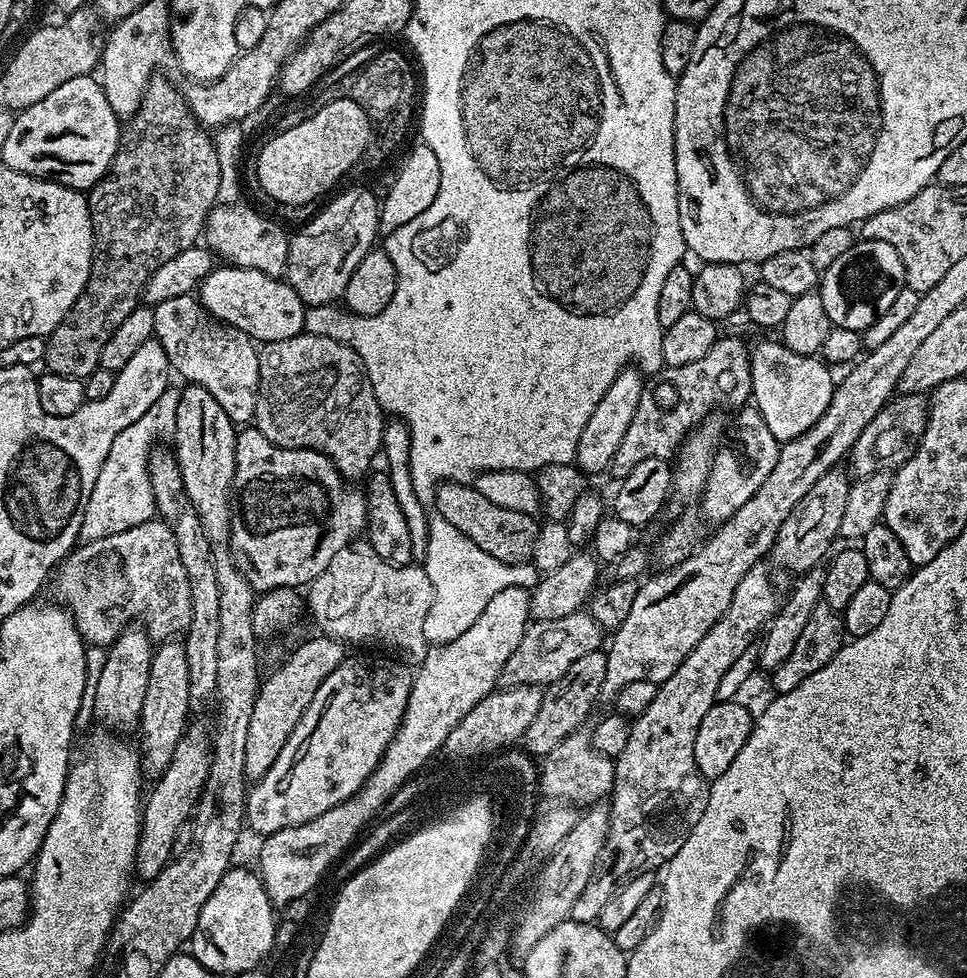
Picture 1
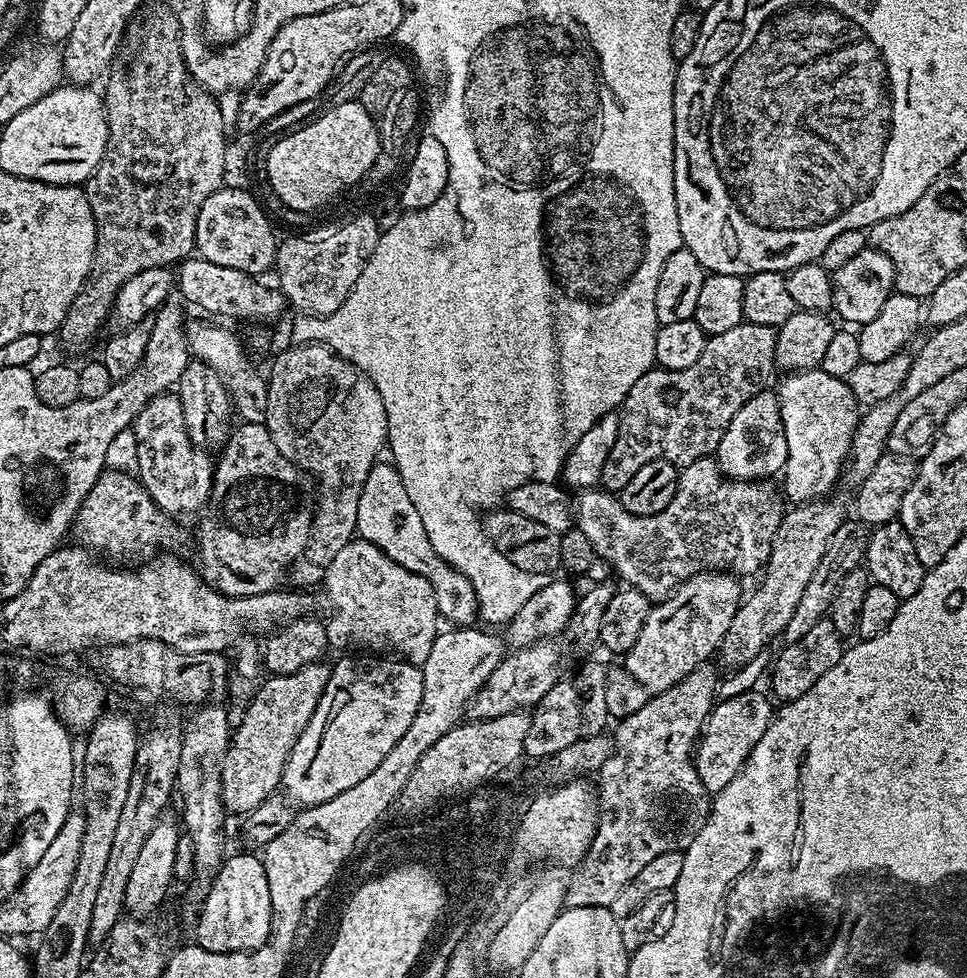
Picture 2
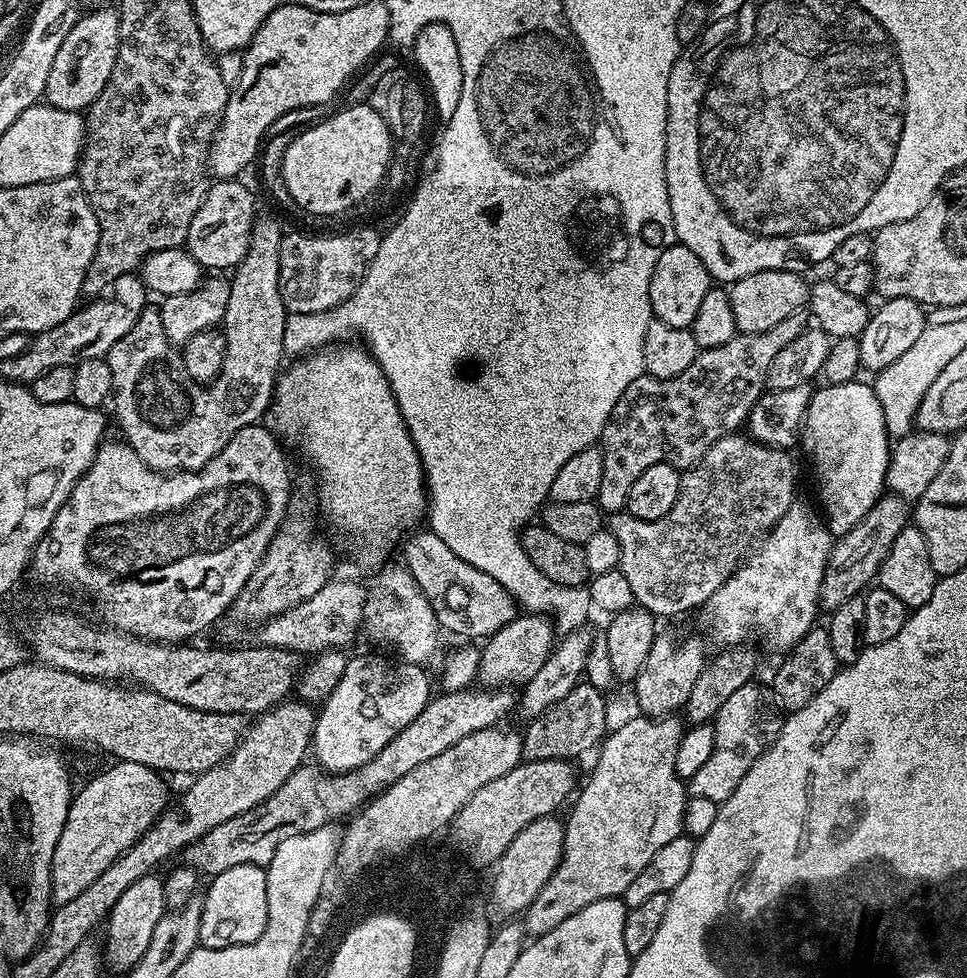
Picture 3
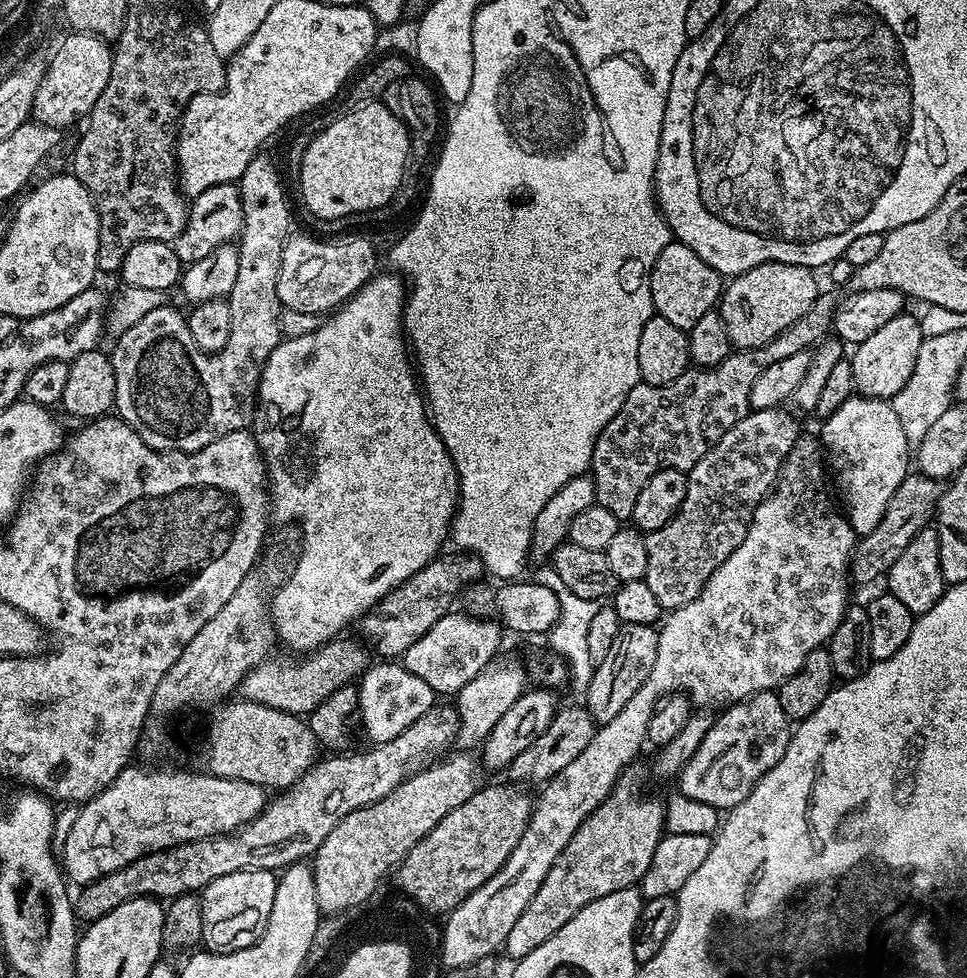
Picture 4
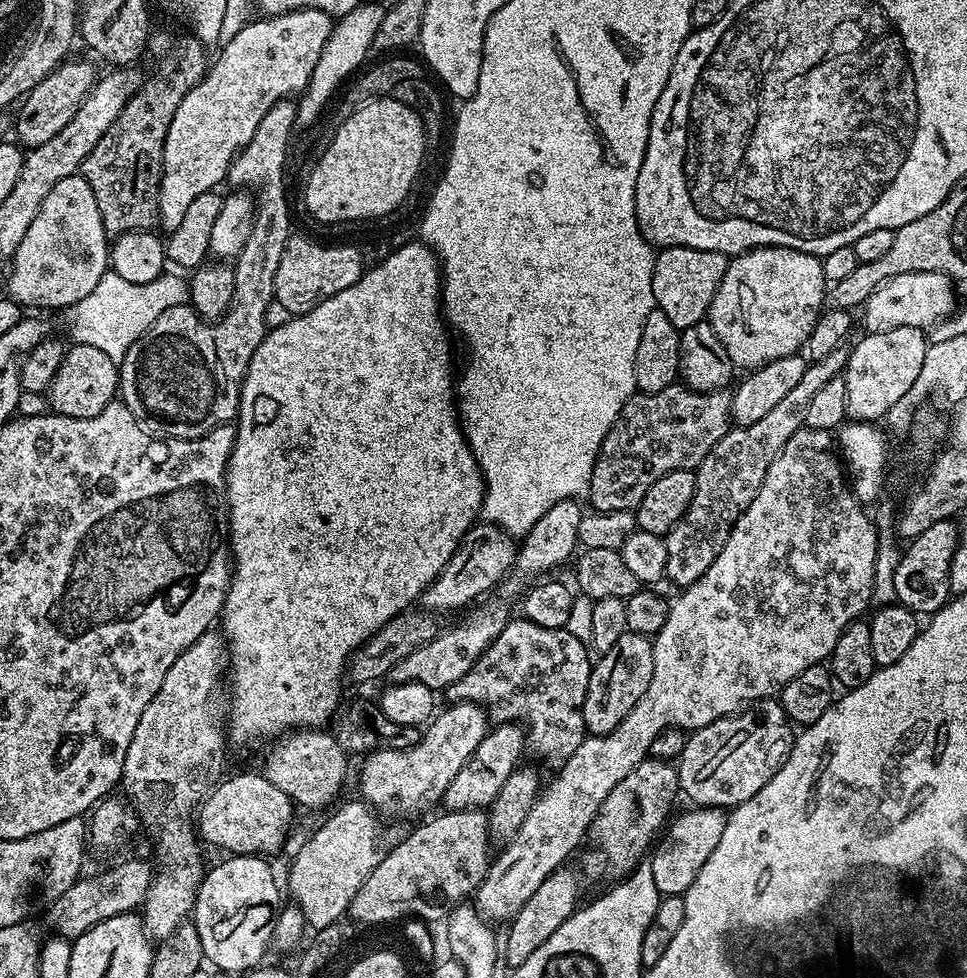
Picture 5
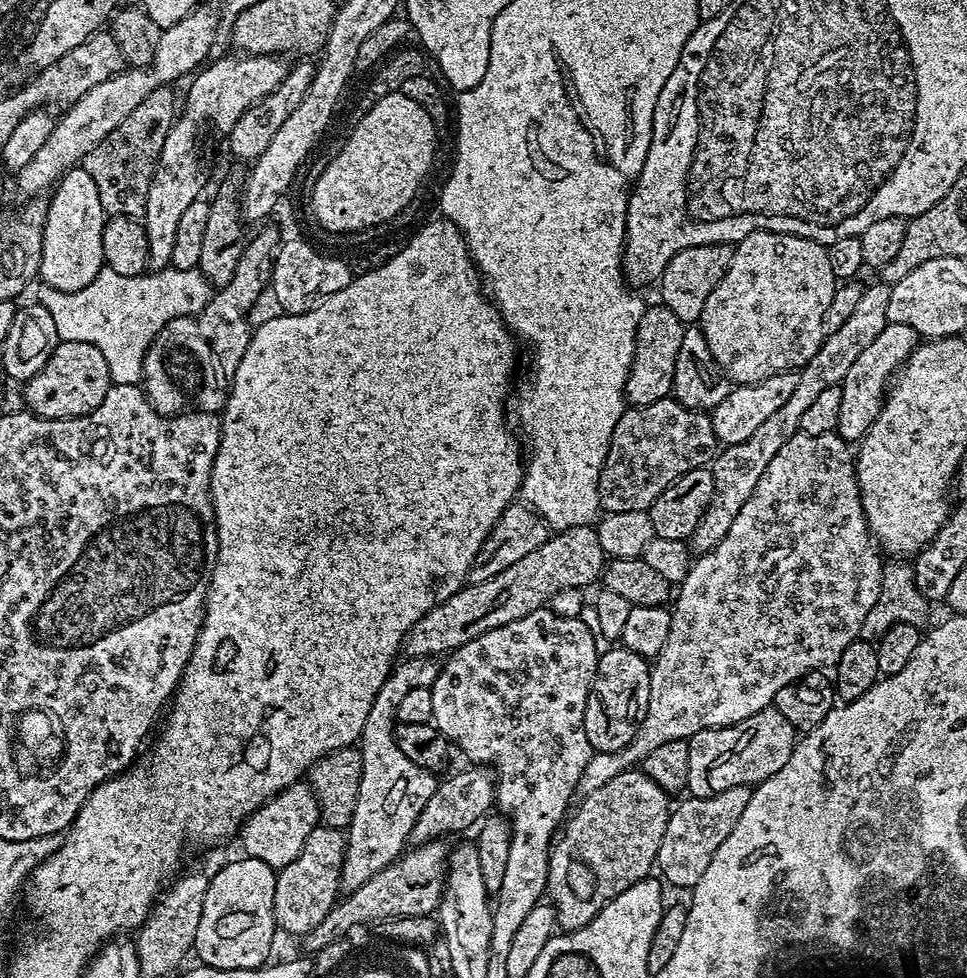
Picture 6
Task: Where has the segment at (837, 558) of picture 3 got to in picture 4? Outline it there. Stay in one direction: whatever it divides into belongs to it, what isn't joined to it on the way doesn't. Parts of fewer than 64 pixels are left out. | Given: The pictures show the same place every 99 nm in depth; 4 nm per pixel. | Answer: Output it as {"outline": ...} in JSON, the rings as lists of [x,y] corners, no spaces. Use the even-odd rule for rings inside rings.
{"outline":[[[909,474],[894,490],[894,498],[890,498],[890,506],[882,514],[882,522],[870,530],[870,534],[859,537],[856,551],[852,553],[850,576],[853,581],[860,584],[868,584],[871,580],[883,577],[898,562],[898,554],[910,546],[910,538],[918,534],[922,529],[929,527],[930,521],[936,514],[936,503],[940,501],[942,484],[939,480],[933,480],[931,476],[923,474]]]}

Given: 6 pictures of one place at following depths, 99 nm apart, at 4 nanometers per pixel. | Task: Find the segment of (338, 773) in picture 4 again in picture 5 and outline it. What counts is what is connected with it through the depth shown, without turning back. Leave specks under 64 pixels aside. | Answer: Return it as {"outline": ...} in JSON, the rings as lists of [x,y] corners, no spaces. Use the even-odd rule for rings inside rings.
{"outline":[[[124,860],[97,876],[85,875],[70,886],[66,894],[51,901],[48,920],[57,928],[59,935],[64,938],[75,938],[86,934],[88,928],[98,926],[106,918],[114,918],[123,912],[131,912],[143,905],[148,890],[148,883],[154,875],[151,863],[144,860]]]}

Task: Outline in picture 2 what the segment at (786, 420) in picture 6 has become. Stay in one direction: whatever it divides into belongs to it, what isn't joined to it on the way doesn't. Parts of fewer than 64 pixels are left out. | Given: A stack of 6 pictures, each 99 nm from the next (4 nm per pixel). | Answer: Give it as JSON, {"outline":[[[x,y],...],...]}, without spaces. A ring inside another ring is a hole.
{"outline":[[[705,458],[683,465],[679,474],[680,482],[676,485],[674,498],[670,498],[670,506],[666,506],[666,510],[658,510],[658,514],[630,514],[630,510],[622,506],[619,495],[605,492],[599,486],[586,488],[574,500],[575,523],[584,529],[586,538],[590,538],[597,557],[612,563],[615,575],[621,581],[624,579],[623,583],[627,587],[637,588],[652,602],[663,600],[678,585],[700,572],[716,569],[731,570],[736,574],[756,571],[759,573],[768,563],[775,532],[786,511],[785,501],[777,485],[775,488],[767,479],[730,480],[720,471],[715,459]]]}

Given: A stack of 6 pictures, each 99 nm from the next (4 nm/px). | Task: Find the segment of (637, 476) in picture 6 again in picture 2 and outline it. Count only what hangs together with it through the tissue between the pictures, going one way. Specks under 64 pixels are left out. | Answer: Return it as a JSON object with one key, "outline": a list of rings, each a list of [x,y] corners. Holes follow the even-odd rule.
{"outline":[[[745,322],[722,334],[708,337],[706,350],[702,350],[694,366],[686,366],[686,370],[666,370],[654,366],[646,374],[642,374],[642,378],[638,378],[638,382],[630,386],[618,409],[620,420],[617,438],[607,455],[599,487],[605,492],[619,494],[626,482],[630,482],[630,478],[634,478],[634,474],[638,474],[638,470],[646,466],[646,462],[668,460],[671,464],[683,466],[711,457],[718,442],[722,442],[722,434],[726,434],[726,426],[730,426],[734,414],[738,414],[738,410],[742,410],[746,402],[769,387],[768,379],[774,373],[775,355],[776,328]]]}

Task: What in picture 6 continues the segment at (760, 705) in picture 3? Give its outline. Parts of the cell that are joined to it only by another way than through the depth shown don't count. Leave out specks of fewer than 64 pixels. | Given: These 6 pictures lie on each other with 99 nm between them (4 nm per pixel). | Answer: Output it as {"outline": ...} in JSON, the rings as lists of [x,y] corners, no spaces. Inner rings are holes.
{"outline":[[[775,706],[725,728],[711,728],[694,734],[688,740],[690,770],[687,791],[694,796],[713,796],[734,786],[748,788],[778,774],[796,748],[798,733]]]}

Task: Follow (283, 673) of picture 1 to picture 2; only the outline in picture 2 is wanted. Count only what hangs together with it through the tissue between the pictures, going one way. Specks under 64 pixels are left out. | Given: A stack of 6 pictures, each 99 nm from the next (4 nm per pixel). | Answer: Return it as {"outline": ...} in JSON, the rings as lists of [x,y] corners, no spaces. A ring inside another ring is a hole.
{"outline":[[[315,662],[289,676],[269,675],[261,683],[260,689],[243,709],[245,712],[244,717],[240,720],[240,725],[237,728],[235,725],[234,731],[231,733],[228,750],[224,754],[224,761],[220,767],[220,797],[224,799],[224,807],[229,813],[253,812],[258,806],[262,806],[277,795],[278,789],[281,787],[280,779],[284,773],[284,767],[290,758],[290,750],[294,750],[294,742],[298,742],[302,730],[306,730],[306,722],[310,722],[310,718],[326,690],[331,673],[331,667],[327,663],[324,665],[324,662]]]}

